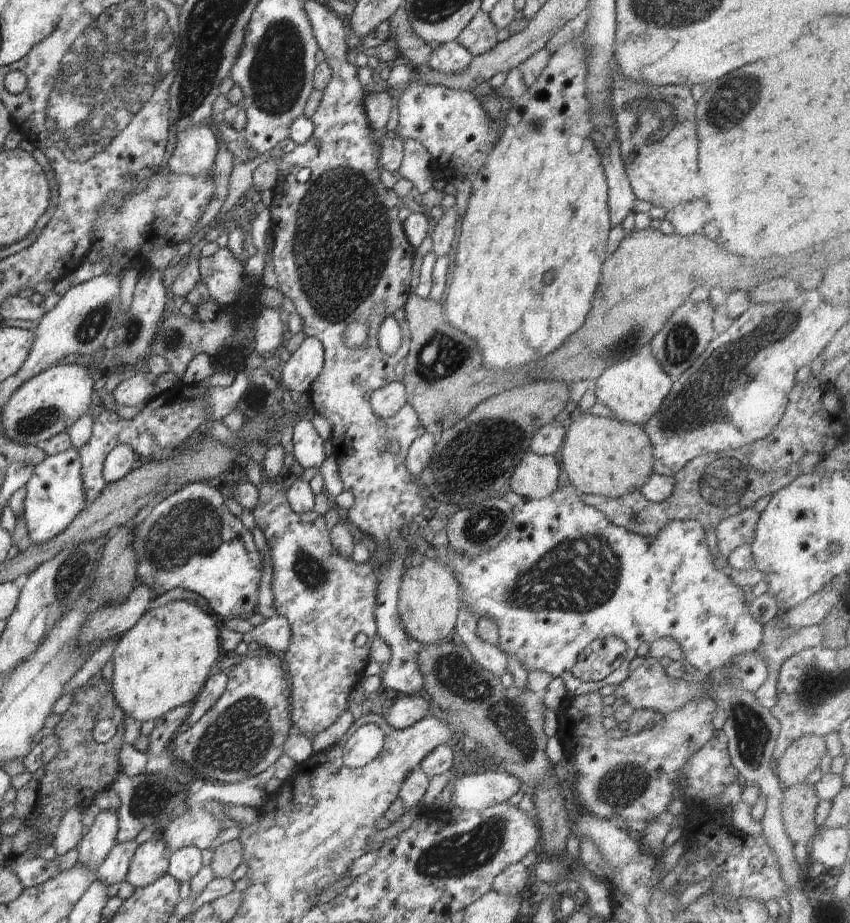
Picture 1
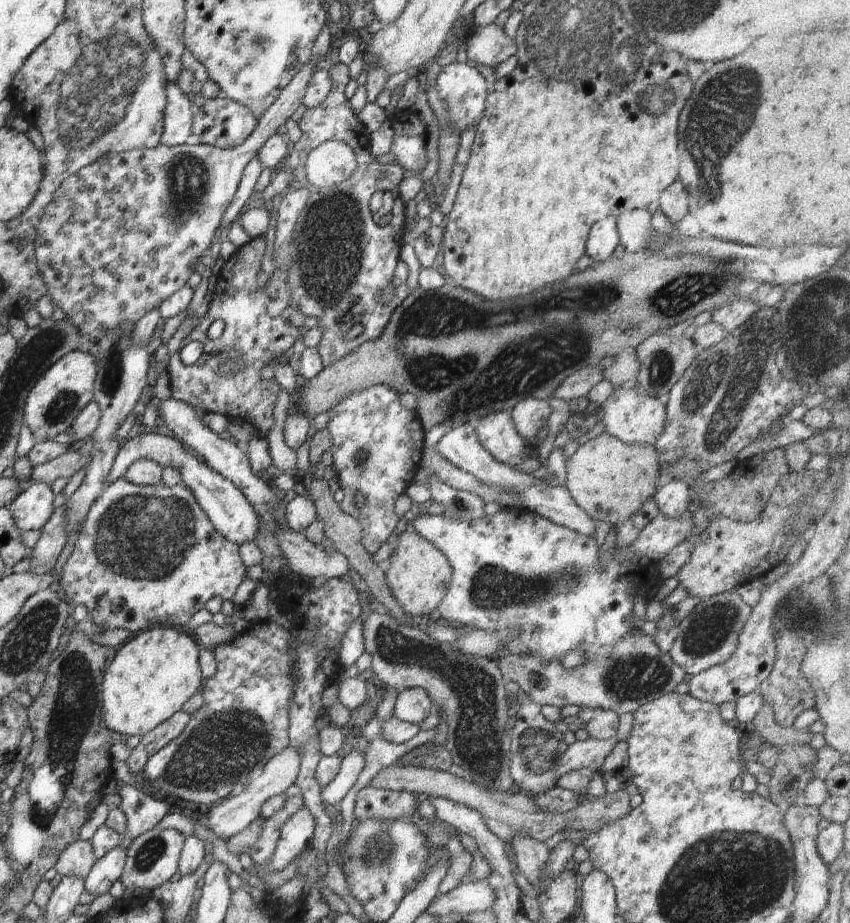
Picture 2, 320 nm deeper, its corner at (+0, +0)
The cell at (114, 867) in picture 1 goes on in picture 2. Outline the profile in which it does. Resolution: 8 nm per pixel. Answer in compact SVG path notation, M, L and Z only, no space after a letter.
M122 784L119 795L119 808L127 818L126 834L122 836L120 844L125 850L137 836L154 829L164 816L177 811L175 806L164 803L157 796L140 792L134 785Z

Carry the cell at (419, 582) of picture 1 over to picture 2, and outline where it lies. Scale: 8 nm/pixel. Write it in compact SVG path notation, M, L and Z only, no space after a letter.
M411 527L400 533L396 539L397 544L387 563L383 565L390 592L403 610L410 612L416 621L425 615L435 616L438 605L453 581L453 570L448 559L441 550Z

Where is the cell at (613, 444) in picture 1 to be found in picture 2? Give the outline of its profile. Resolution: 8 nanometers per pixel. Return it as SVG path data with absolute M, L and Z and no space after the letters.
M607 432L581 444L567 462L565 487L593 520L620 527L632 518L659 488L661 464L655 445L628 444Z

